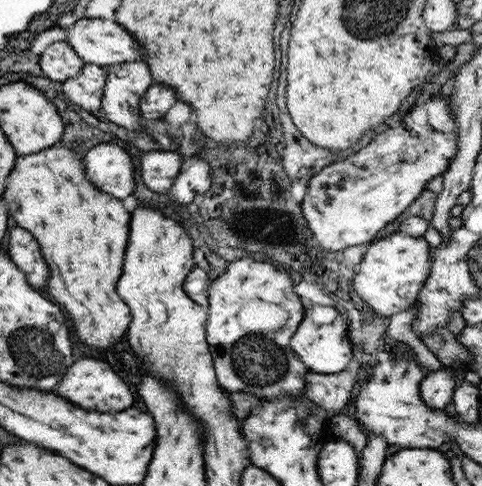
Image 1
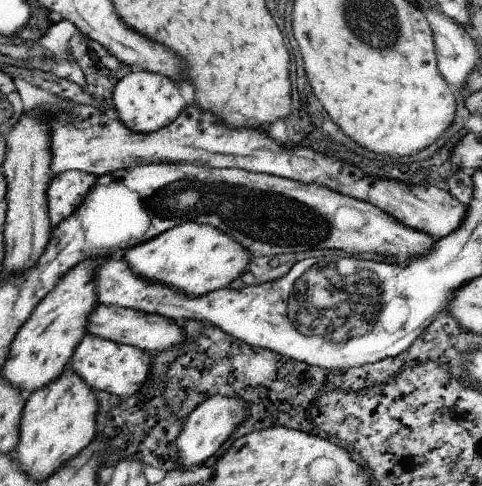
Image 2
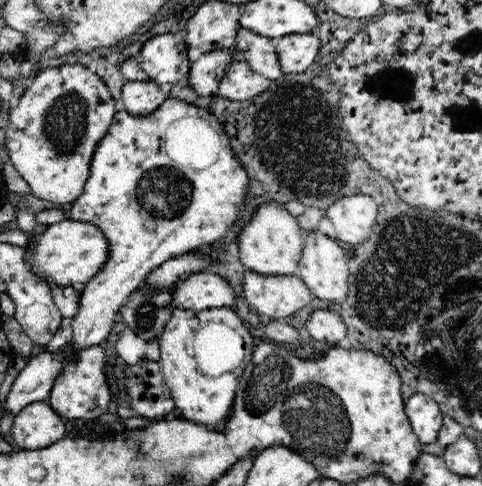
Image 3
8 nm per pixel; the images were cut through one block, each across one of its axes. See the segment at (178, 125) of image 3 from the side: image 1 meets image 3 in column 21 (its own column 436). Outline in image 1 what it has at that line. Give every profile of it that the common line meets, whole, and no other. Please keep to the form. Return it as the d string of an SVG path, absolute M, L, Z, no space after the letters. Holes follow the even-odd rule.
M443 366L441 370L437 370L433 374L425 374L425 378L421 380L421 386L419 386L419 396L421 396L423 404L427 404L427 408L431 408L431 410L437 412L437 410L443 410L453 400L453 394L455 394L453 372L457 372L457 370L451 370L447 366Z

